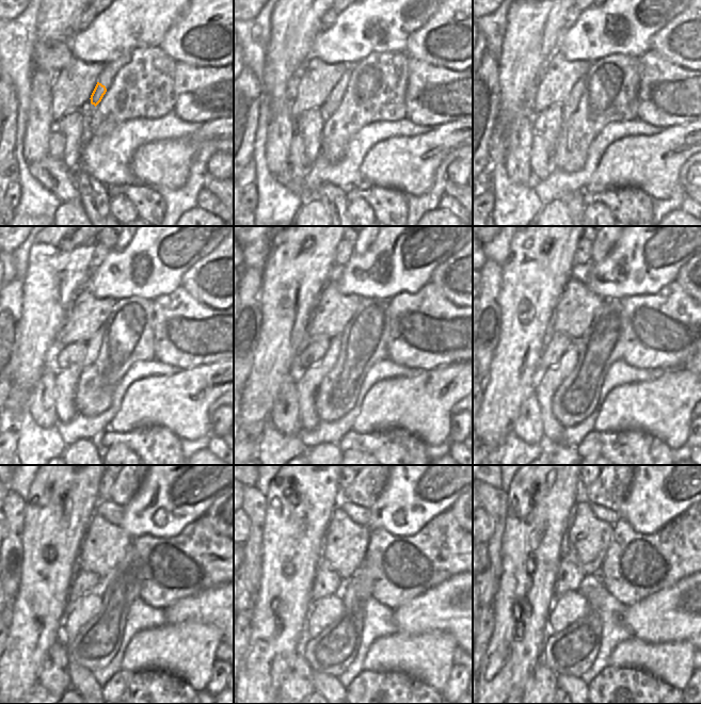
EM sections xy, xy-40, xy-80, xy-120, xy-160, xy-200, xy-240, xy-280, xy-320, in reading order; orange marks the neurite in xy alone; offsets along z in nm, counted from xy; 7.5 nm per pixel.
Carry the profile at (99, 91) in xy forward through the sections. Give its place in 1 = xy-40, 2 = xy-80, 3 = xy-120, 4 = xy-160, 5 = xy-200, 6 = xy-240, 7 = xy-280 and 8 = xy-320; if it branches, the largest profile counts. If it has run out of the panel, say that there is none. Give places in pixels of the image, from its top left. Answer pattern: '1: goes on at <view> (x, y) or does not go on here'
1: goes on at xy-40 (331, 105)
2: goes on at xy-80 (571, 105)
3: goes on at xy-120 (72, 376)
4: goes on at xy-160 (313, 376)
5: goes on at xy-200 (553, 377)
6: goes on at xy-240 (91, 604)
7: goes on at xy-280 (329, 608)
8: goes on at xy-320 (572, 605)

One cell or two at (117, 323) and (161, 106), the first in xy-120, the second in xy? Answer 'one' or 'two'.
one

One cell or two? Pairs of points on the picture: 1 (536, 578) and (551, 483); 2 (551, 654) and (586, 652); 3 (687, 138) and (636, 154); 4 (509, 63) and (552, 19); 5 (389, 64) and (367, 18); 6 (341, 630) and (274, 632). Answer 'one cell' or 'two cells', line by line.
1: one cell
2: one cell
3: one cell
4: one cell
5: two cells
6: two cells

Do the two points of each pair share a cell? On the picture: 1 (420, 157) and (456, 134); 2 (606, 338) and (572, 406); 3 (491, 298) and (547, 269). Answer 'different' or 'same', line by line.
1: same
2: same
3: different

